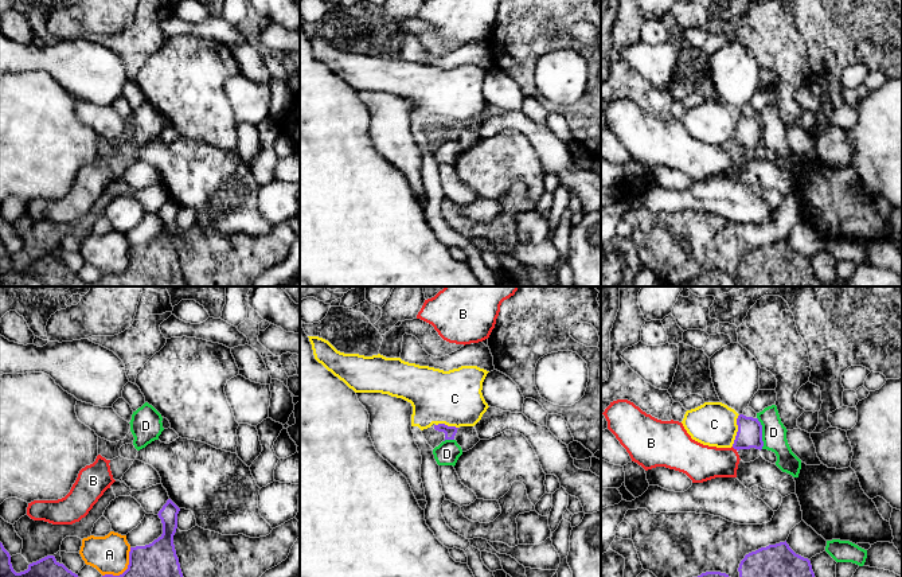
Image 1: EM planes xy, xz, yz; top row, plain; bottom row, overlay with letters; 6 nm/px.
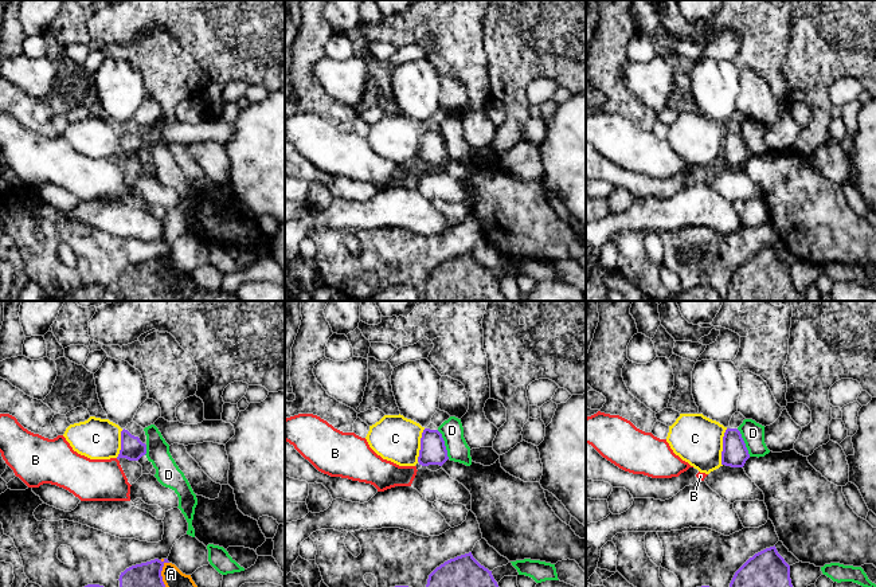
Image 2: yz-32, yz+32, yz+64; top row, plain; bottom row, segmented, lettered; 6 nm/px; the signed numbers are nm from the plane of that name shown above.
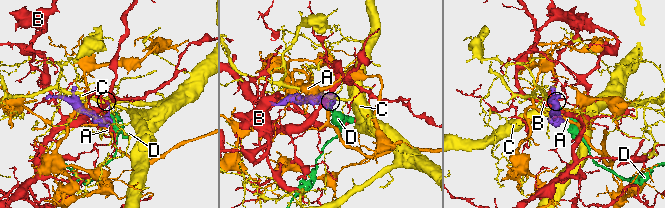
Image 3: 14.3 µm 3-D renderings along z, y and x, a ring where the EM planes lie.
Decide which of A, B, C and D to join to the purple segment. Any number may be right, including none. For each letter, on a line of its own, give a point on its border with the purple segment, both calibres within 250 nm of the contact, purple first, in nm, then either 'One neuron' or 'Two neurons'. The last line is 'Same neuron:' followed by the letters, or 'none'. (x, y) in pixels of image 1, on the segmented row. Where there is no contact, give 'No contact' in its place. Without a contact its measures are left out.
A: Touches purple at xy (125, 570). Thickness 220 nm (purple) against 240 nm. Two neurons
B: Touches purple at yz (734, 448). Thickness 150 nm (purple) against 220 nm. Two neurons
C: Touches purple at yz (738, 431). Thickness 150 nm (purple) against 260 nm. Two neurons
D: Touches purple at yz (761, 433). Thickness 150 nm (purple) against 140 nm. Two neurons
Same neuron: none

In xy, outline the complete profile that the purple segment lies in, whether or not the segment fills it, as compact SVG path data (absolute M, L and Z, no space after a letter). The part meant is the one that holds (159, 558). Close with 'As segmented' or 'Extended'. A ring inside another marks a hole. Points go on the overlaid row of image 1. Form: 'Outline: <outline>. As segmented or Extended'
Outline: M168 499L157 514L163 534L149 545L130 547L129 565L122 574L102 577L183 577L173 545L179 511L180 508Z. As segmented

